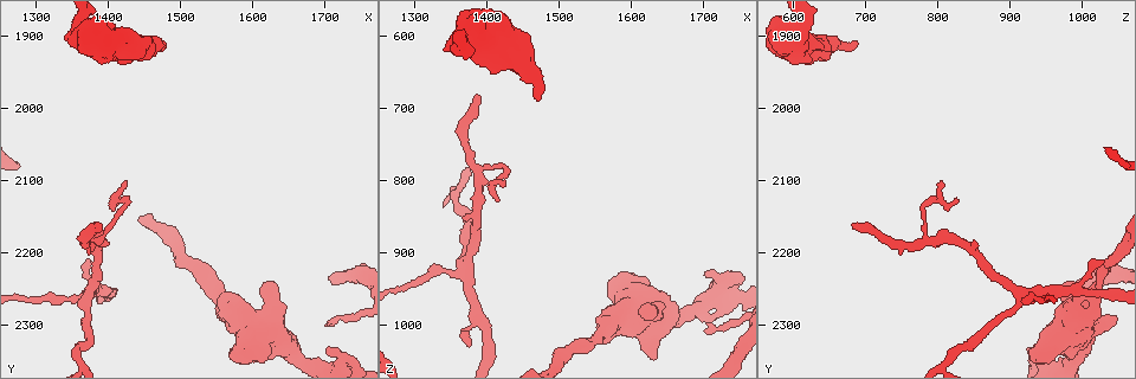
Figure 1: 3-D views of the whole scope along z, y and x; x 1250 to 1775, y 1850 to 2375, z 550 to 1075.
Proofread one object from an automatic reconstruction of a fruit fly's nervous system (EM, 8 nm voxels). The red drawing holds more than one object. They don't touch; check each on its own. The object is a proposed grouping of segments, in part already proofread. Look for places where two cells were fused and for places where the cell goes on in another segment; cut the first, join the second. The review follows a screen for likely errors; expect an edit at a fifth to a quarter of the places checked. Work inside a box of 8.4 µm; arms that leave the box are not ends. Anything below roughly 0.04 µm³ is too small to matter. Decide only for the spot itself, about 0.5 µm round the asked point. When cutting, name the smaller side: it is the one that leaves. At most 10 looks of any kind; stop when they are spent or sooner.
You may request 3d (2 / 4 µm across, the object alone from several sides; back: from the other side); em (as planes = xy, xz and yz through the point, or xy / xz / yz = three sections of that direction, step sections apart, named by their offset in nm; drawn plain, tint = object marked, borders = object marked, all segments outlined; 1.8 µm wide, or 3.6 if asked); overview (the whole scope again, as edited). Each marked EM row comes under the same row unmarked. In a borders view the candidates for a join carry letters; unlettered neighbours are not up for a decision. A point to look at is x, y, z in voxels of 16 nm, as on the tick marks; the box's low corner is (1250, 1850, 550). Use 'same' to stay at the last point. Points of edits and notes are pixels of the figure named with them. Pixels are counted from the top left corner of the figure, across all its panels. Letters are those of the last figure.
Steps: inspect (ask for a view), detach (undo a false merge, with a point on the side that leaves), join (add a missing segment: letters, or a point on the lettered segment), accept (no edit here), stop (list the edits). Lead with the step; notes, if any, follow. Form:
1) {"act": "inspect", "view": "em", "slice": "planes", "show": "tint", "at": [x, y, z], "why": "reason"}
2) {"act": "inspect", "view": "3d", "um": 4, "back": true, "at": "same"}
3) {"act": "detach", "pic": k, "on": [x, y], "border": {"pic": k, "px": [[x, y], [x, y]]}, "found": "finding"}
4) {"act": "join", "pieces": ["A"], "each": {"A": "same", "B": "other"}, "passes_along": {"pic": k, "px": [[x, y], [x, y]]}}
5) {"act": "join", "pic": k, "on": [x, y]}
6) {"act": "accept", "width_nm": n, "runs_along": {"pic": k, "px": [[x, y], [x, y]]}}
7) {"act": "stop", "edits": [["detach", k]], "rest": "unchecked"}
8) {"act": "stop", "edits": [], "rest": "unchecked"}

{"act": "inspect", "view": "em", "um": 3.6, "slice": "xz", "step": 8, "show": "borders", "at": [1375, 2255, 910], "why": "four or more arms meet"}

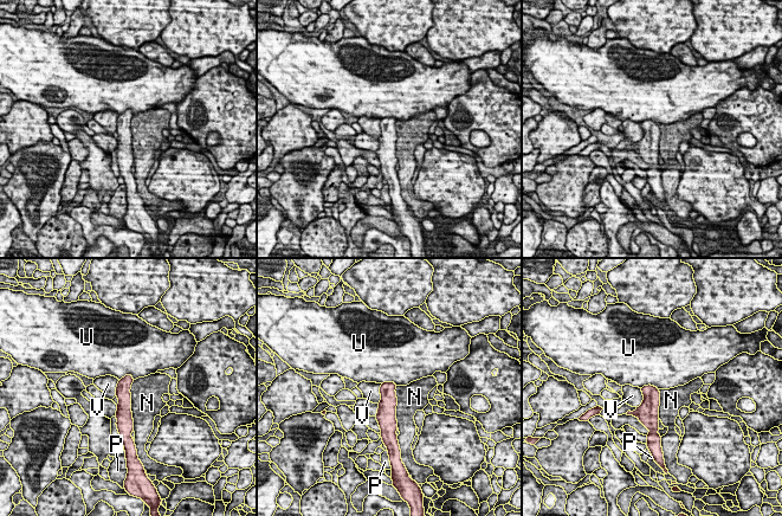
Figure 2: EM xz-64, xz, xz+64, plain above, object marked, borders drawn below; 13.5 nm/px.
{"act": "accept", "width_nm": 190, "each": {"N": "other", "P": "other", "U": "other", "V": "other"}, "border": {"pic": 2, "px": [[640, 387], [653, 385], [659, 388]]}, "found": "all the same cell"}

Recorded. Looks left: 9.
{"act": "inspect", "view": "em", "slice": "yz", "step": 4, "show": "borders", "at": [1385, 2160, 685], "why": "branch stops here"}

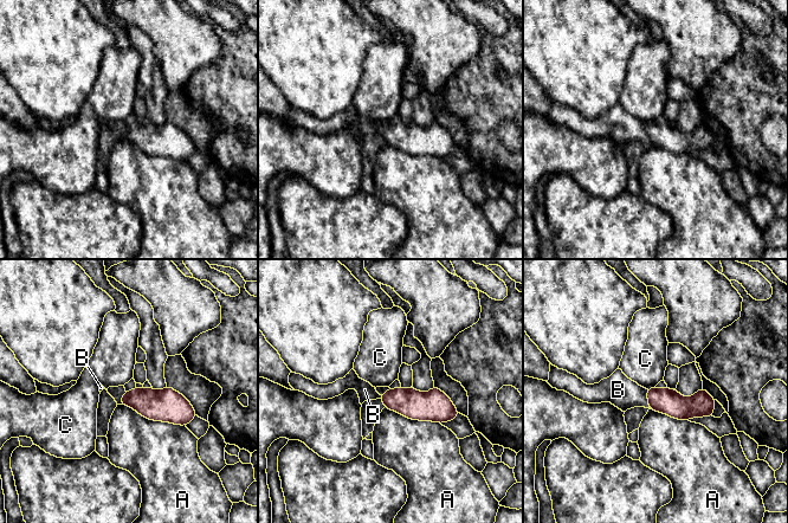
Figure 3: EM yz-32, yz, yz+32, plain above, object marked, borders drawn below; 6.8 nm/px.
{"act": "inspect", "view": "em", "slice": "planes", "show": "borders", "at": "same", "why": "cut it another way"}

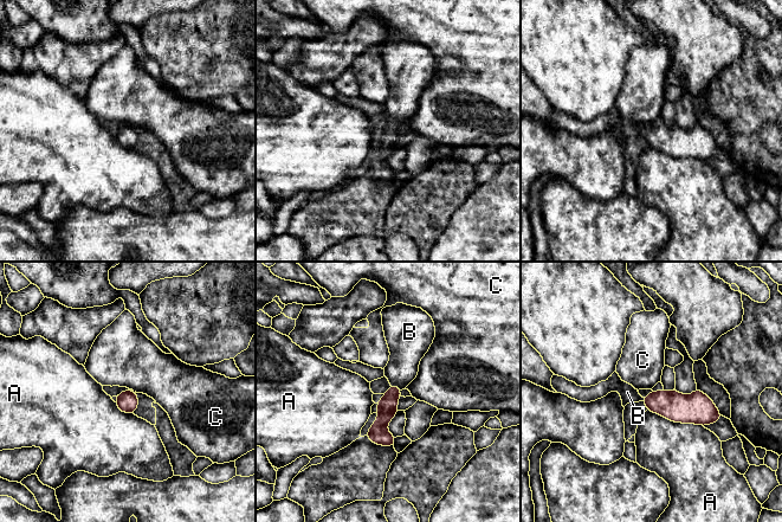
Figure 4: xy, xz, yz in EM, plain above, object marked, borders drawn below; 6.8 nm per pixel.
{"act": "join", "pic": 4, "on": [406, 352], "each": {"A": "other", "B": "same", "C": "other"}, "passes_along": {"pic": 4, "px": [[388, 406], [396, 387], [406, 352]]}, "found": "the cell continues"}

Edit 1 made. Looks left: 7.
{"act": "inspect", "view": "overview", "why": "redraw"}

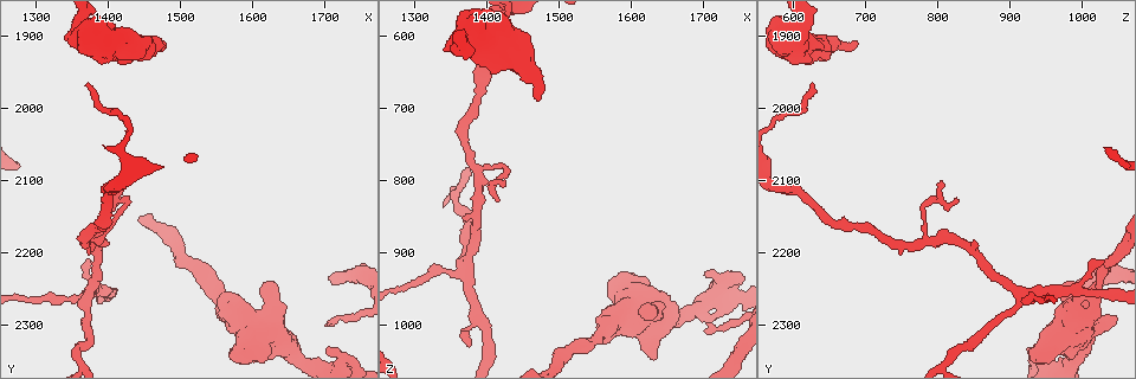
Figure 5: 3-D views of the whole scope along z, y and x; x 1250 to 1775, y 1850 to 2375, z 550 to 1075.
{"act": "inspect", "view": "3d", "um": 2, "at": [1475, 1910, 690], "why": "stops while still wide"}

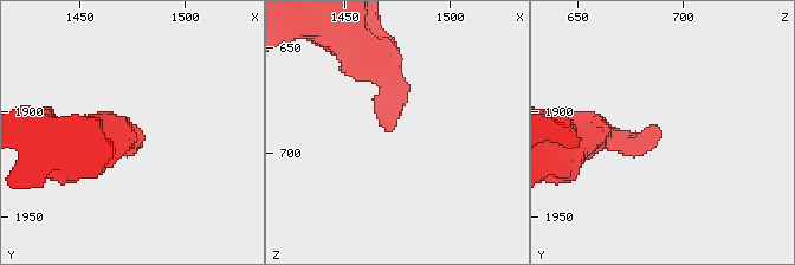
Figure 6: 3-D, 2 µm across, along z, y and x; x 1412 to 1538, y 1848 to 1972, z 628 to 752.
{"act": "inspect", "view": "em", "slice": "yz", "step": 4, "show": "borders", "at": [1470, 1907, 690], "why": "now the EM"}

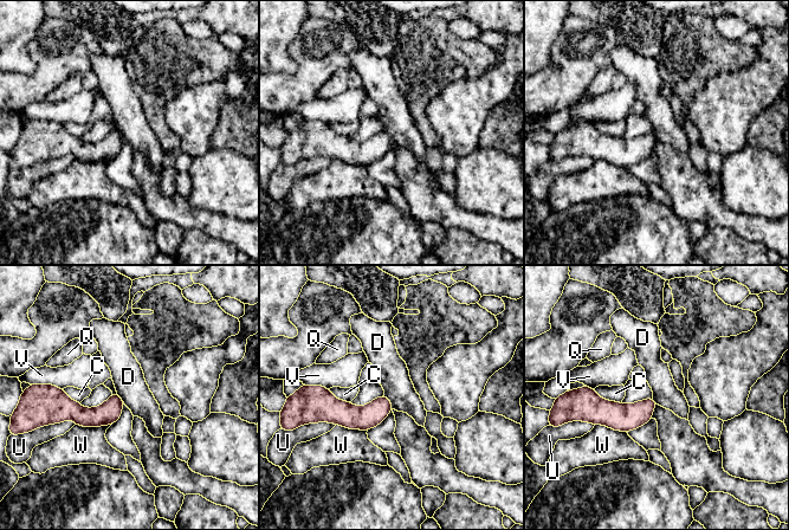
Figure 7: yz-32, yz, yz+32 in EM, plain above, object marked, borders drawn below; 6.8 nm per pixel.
{"act": "inspect", "view": "em", "slice": "planes", "show": "borders", "at": "same"}

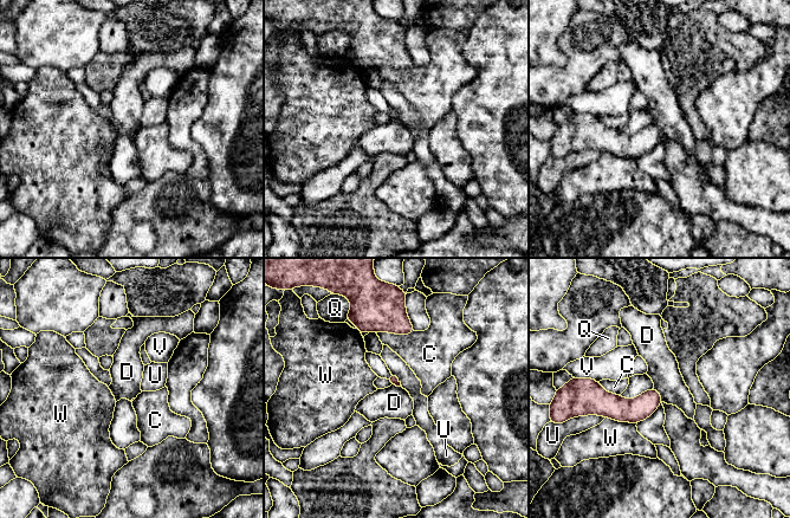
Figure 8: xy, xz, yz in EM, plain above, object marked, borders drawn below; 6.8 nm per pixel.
{"act": "accept", "each": {"C": "other", "D": "other", "Q": "other", "U": "other", "V": "other", "W": "other"}, "runs_along": {"pic": 8, "px": [[590, 384], [612, 406], [658, 400]]}, "found": "none of them fits"}

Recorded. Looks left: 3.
{"act": "inspect", "view": "em", "slice": "yz", "step": 4, "show": "borders", "at": [1600, 2320, 960], "why": "calibre changes"}

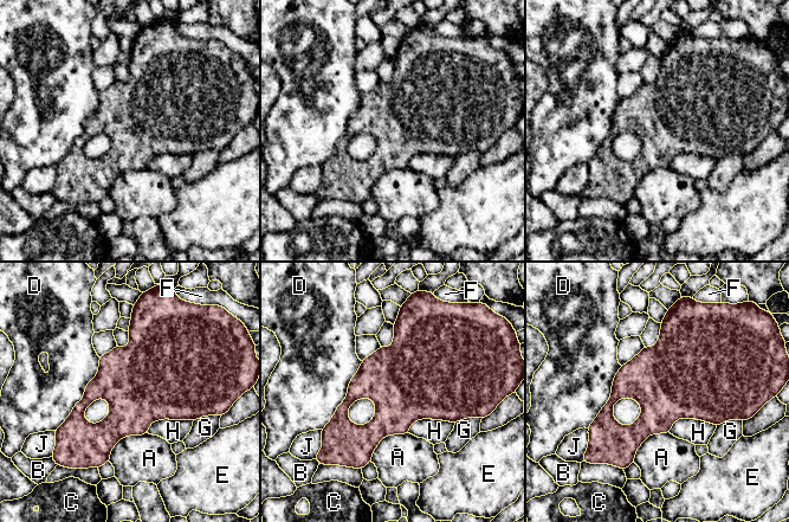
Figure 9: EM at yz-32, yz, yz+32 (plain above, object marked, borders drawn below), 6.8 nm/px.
{"act": "accept", "width_nm": 550, "each": {"A": "other", "B": "other", "C": "other", "D": "other", "E": "other", "F": "other", "G": "other", "H": "other", "J": "other"}, "found": "all the same cell"}

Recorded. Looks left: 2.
{"act": "stop", "edits": [["join", 4]], "rest": "unchecked"}

